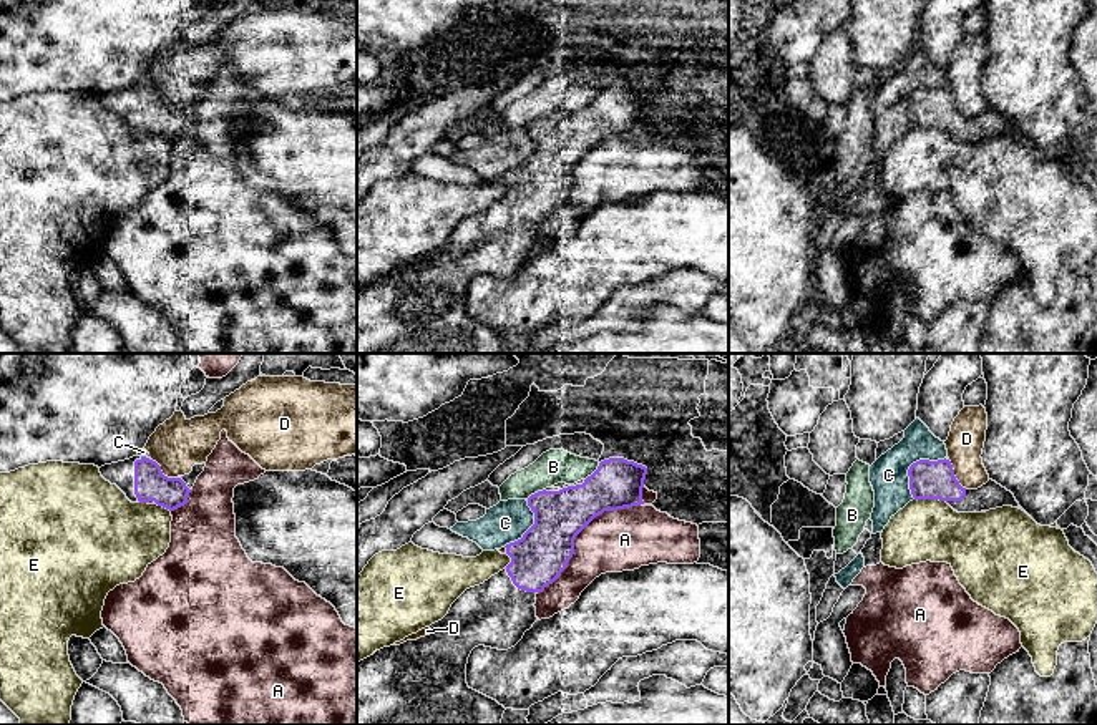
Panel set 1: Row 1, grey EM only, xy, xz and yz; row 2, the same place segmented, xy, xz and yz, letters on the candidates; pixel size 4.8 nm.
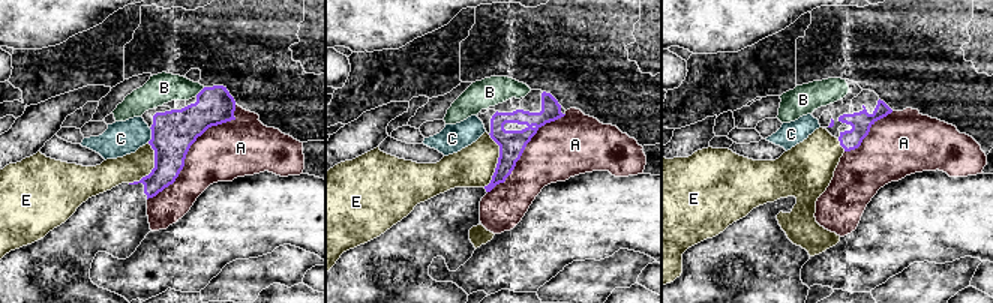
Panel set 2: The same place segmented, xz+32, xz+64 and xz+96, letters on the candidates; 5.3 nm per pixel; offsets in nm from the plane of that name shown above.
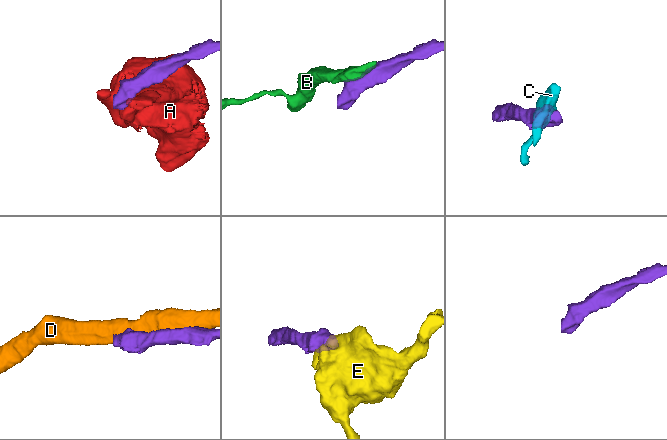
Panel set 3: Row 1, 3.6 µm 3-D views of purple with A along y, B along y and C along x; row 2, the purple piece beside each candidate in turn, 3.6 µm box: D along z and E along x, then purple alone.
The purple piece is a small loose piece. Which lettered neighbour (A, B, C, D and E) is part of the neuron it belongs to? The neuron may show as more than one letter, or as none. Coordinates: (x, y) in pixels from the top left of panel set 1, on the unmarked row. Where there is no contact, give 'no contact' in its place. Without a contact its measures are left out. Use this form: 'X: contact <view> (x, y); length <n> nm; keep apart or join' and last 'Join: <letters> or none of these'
A: contact xz (586, 153); length 750 nm; keep apart
B: contact xz (594, 100); length 120 nm; keep apart
C: contact yz (911, 93); length 260 nm; keep apart
D: contact xy (161, 102); length 160 nm; keep apart
E: contact yz (931, 126); length 160 nm; keep apart
Join: none of these

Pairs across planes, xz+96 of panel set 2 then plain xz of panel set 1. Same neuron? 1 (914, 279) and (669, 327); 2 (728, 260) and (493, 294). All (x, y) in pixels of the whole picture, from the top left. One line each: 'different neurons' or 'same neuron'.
1: different neurons
2: different neurons

